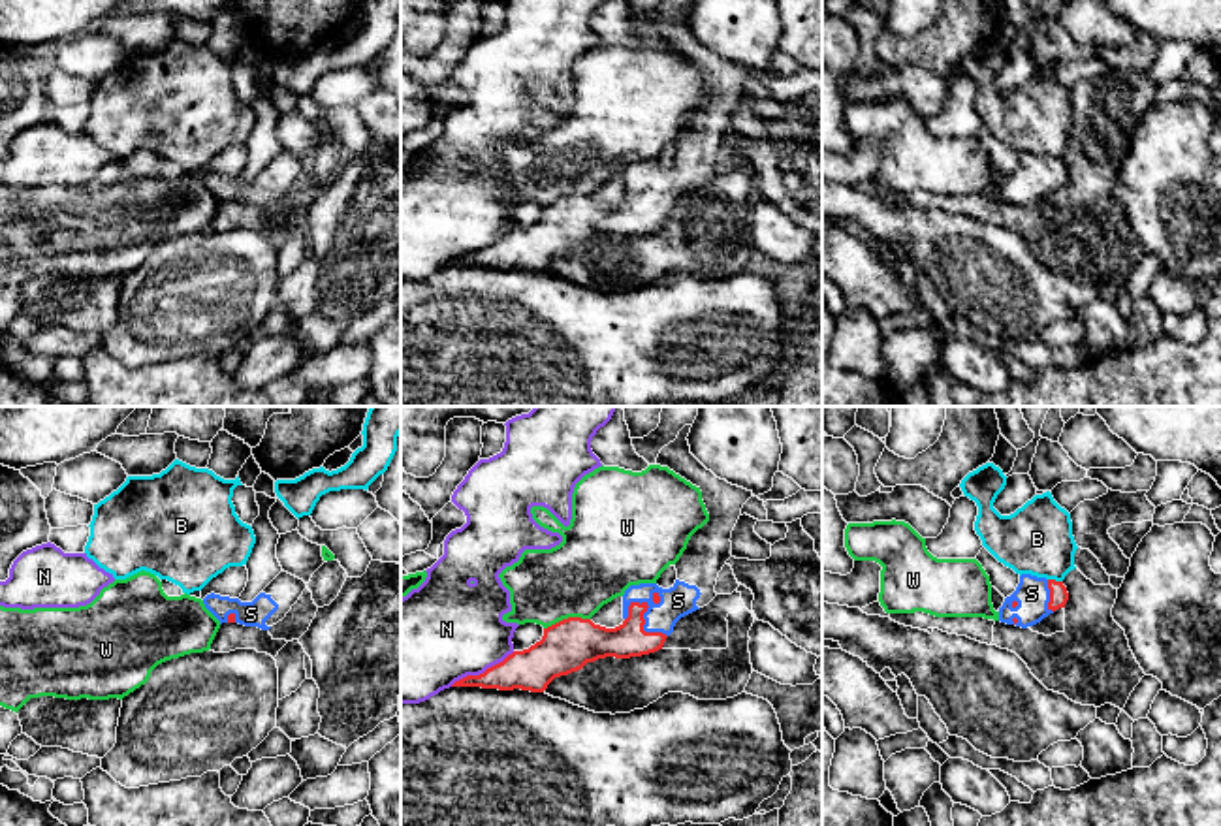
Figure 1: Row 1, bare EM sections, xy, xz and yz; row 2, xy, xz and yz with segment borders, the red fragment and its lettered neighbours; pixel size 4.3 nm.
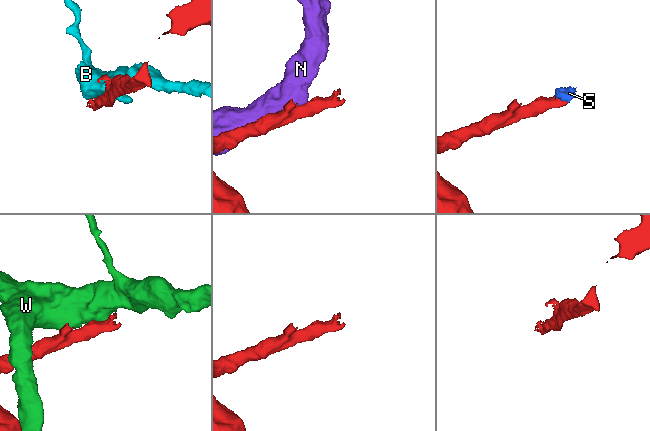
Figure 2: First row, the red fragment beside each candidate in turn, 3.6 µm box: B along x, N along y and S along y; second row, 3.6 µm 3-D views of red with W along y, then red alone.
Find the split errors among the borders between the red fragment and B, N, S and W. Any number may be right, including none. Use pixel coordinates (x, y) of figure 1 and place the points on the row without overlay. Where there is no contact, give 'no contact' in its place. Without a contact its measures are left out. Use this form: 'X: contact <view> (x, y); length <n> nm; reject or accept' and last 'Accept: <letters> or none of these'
B: contact yz (1054, 158); length 70 nm; reject
N: contact xz (484, 251); length 320 nm; reject
S: contact xz (644, 198); length 220 nm; accept
W: contact xz (569, 196); length 200 nm; reject
Accept: S

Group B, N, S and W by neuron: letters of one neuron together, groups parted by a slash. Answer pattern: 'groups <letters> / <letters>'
groups B / N / S / W

